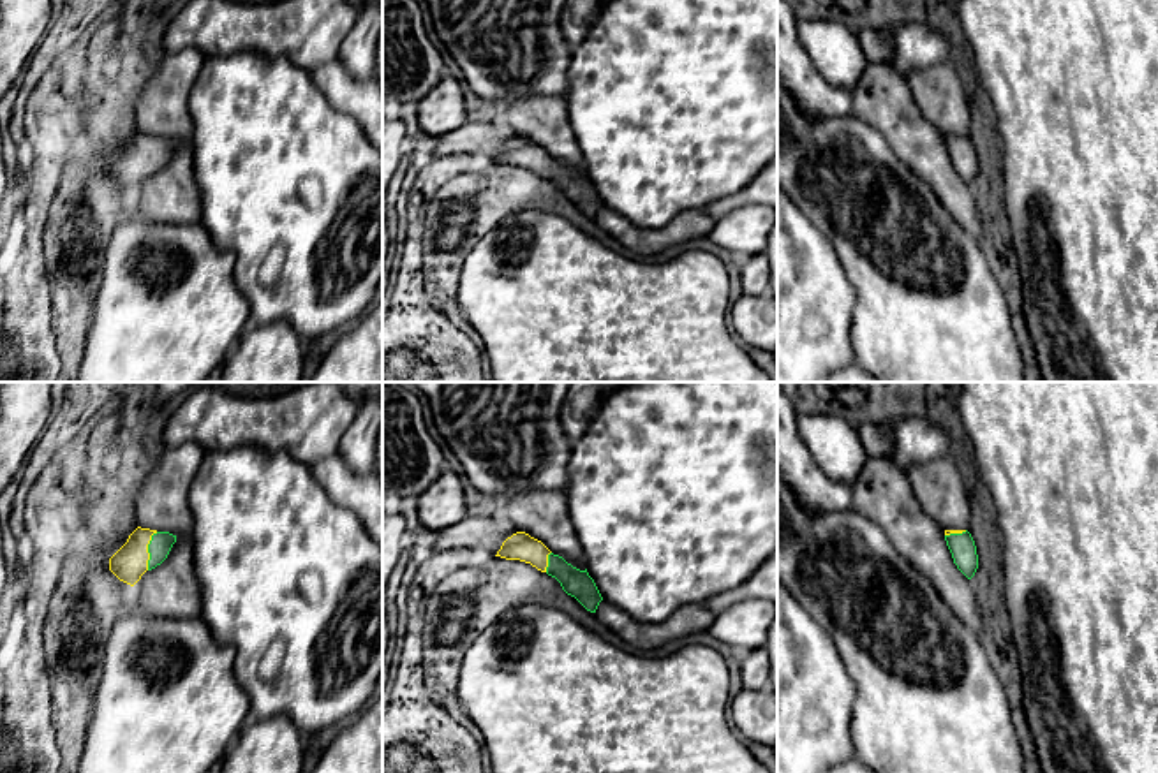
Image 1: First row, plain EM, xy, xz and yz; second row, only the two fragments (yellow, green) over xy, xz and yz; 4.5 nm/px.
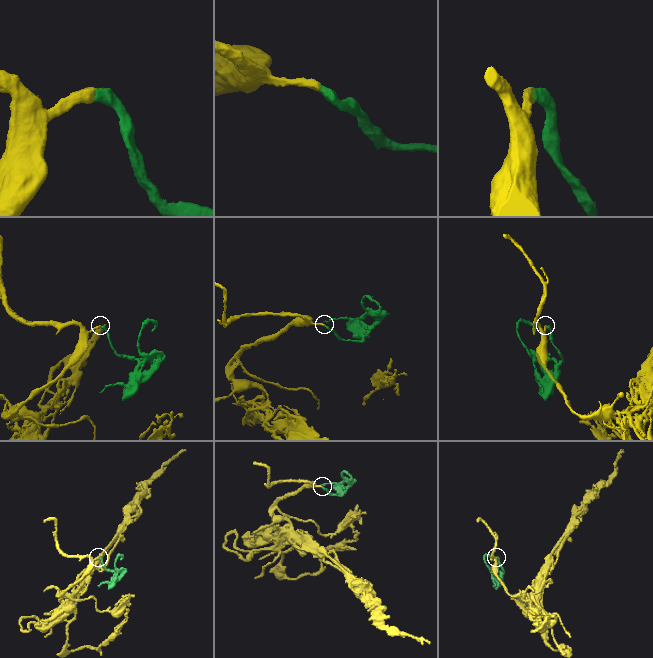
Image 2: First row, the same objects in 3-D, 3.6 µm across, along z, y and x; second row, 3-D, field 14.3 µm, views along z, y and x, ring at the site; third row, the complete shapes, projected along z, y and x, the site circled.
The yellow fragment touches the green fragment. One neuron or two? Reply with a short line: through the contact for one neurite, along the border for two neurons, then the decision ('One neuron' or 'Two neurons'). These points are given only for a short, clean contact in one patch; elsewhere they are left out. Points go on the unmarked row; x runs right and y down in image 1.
Line: xy (131, 166), (147, 155), (161, 148). One neuron

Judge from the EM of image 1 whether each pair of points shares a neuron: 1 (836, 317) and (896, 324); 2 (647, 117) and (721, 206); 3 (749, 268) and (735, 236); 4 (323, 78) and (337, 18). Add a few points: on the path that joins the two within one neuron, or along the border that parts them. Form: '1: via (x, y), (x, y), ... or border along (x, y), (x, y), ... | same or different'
1: border along (848, 279), (855, 289), (850, 330), (855, 360) | different
2: border along (751, 180), (741, 191), (725, 194), (704, 208) | different
3: border along (758, 252), (741, 259) | different
4: border along (335, 58), (309, 69) | different

